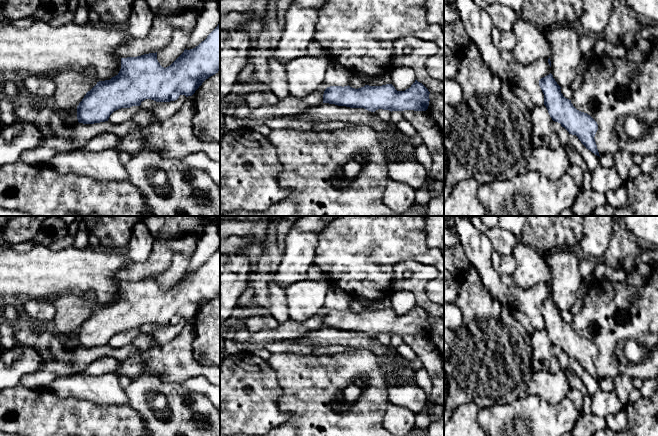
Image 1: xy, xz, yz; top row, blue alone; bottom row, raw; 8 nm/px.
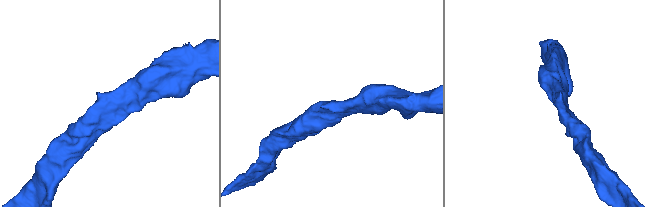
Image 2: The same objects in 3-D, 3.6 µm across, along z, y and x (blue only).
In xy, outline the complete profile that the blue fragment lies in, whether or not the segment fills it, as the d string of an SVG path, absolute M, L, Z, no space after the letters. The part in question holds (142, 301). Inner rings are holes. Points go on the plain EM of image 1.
M220 247L198 270L184 276L168 291L164 292L157 284L157 276L137 281L121 282L119 297L110 304L99 305L86 317L77 330L77 343L79 347L94 348L108 345L110 339L121 332L140 330L141 326L151 323L156 326L175 325L180 319L192 320L202 307L220 294Z

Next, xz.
M415 304L410 312L397 315L392 308L369 310L355 313L348 310L330 310L323 318L323 327L364 332L375 336L378 333L389 335L426 335L429 330L428 313Z

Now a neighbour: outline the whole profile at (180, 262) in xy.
M183 253L174 255L170 268L157 276L157 284L164 292L170 290L187 272L191 257Z

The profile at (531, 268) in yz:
M518 241L513 248L512 256L516 266L511 277L517 287L528 289L536 284L551 281L552 275L546 256L536 249Z

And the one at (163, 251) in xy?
M185 235L174 239L156 239L150 258L143 263L130 263L115 274L118 282L137 281L156 277L167 271L177 253L192 257L196 251L199 236Z

